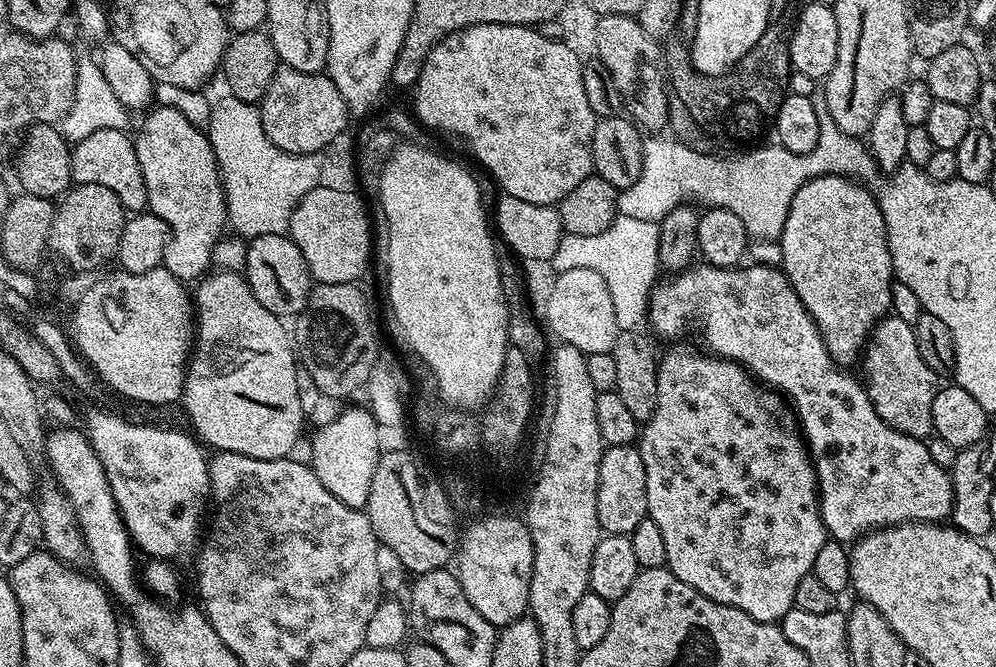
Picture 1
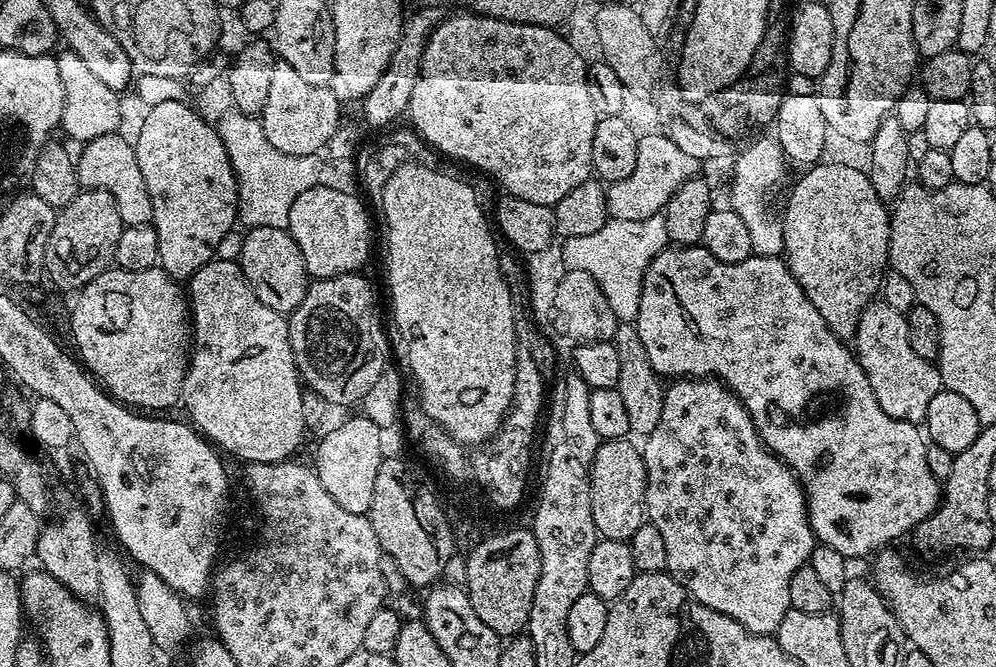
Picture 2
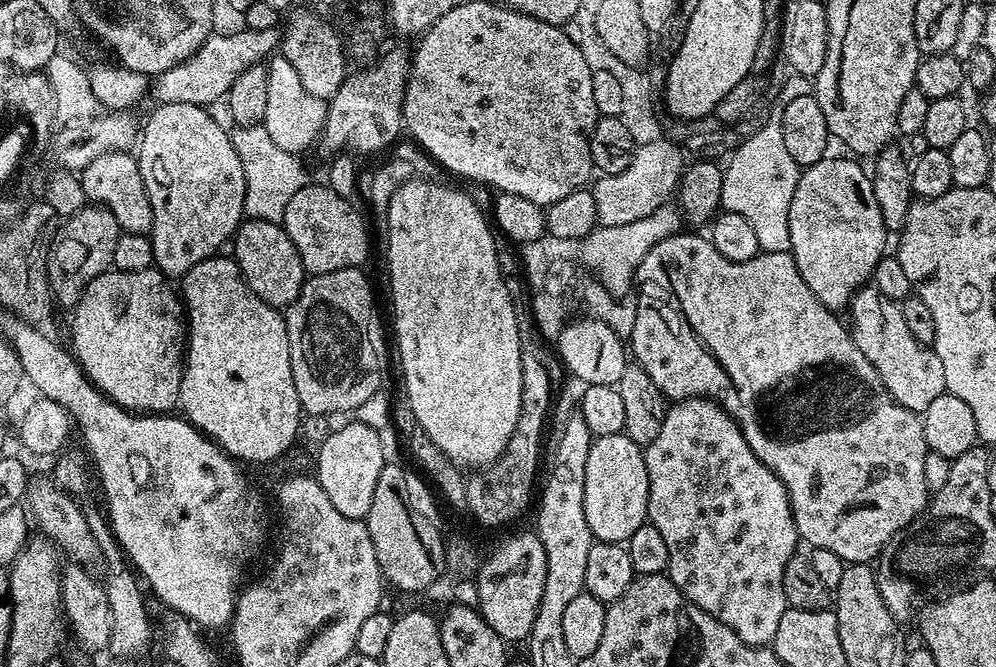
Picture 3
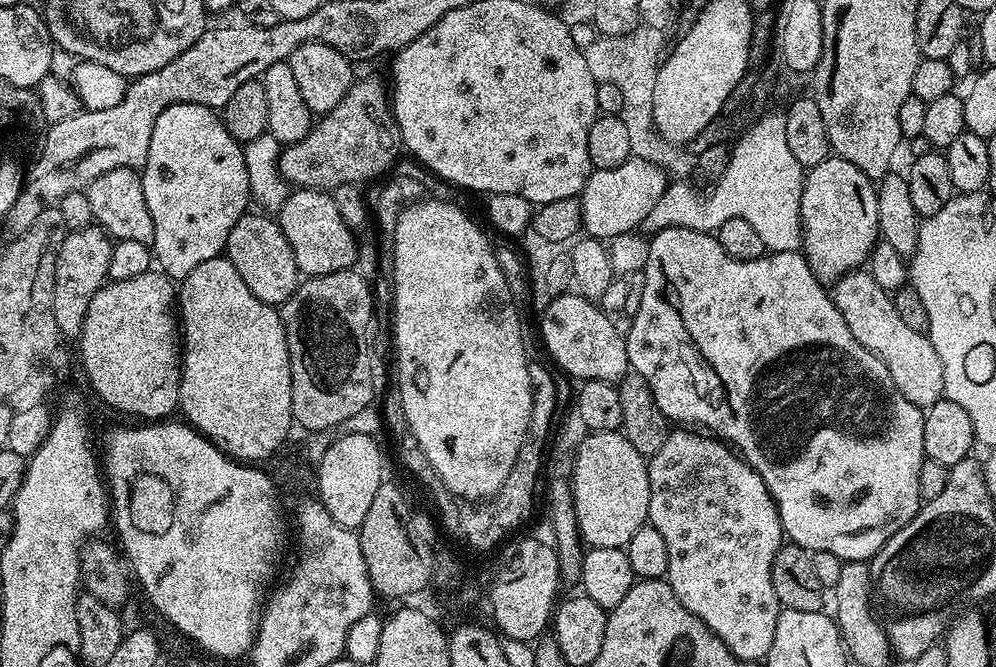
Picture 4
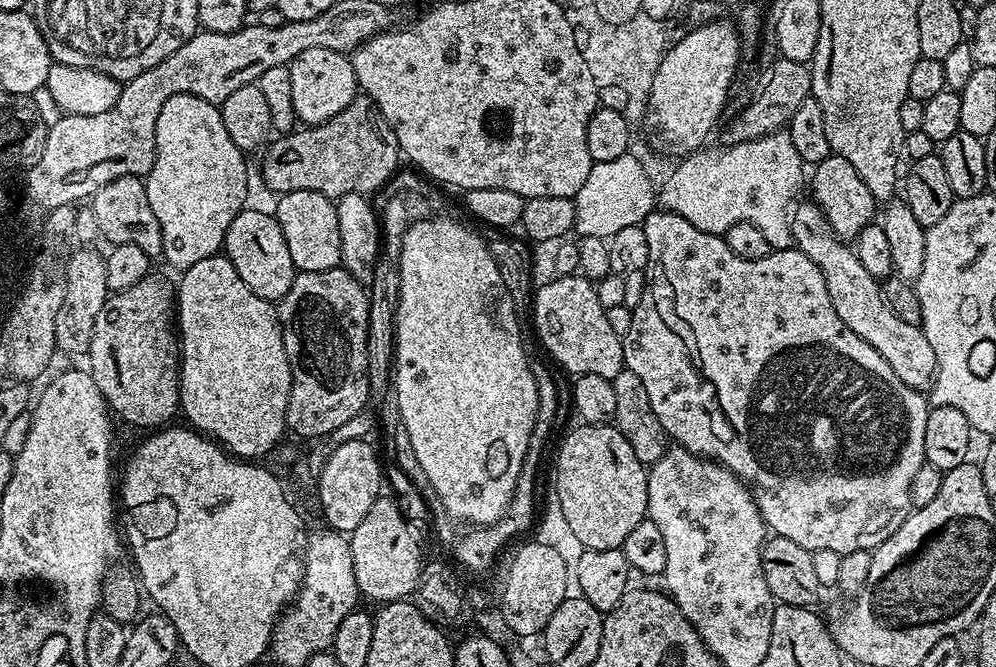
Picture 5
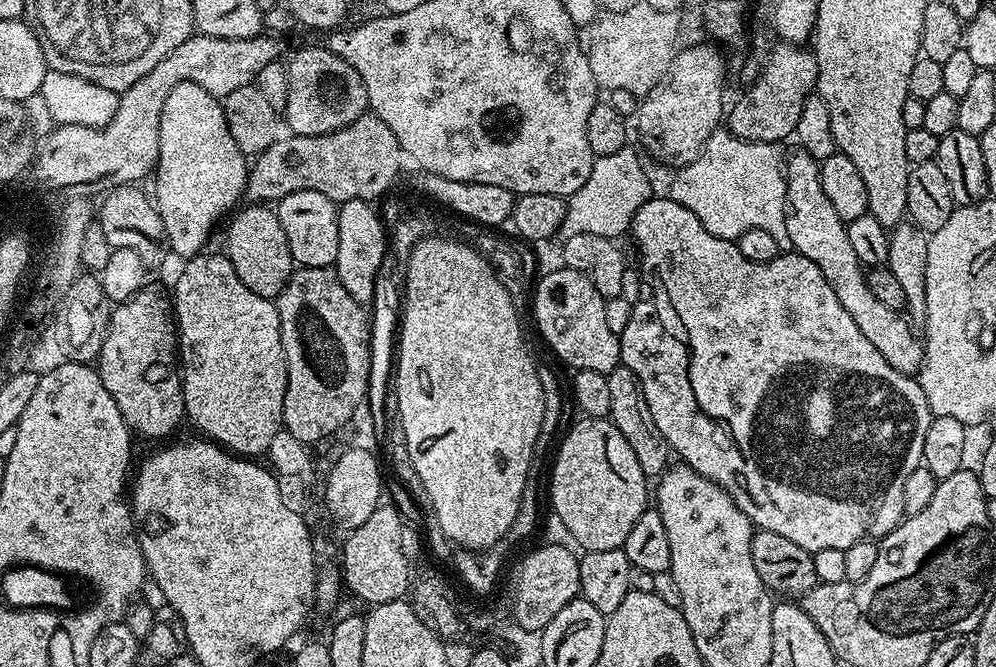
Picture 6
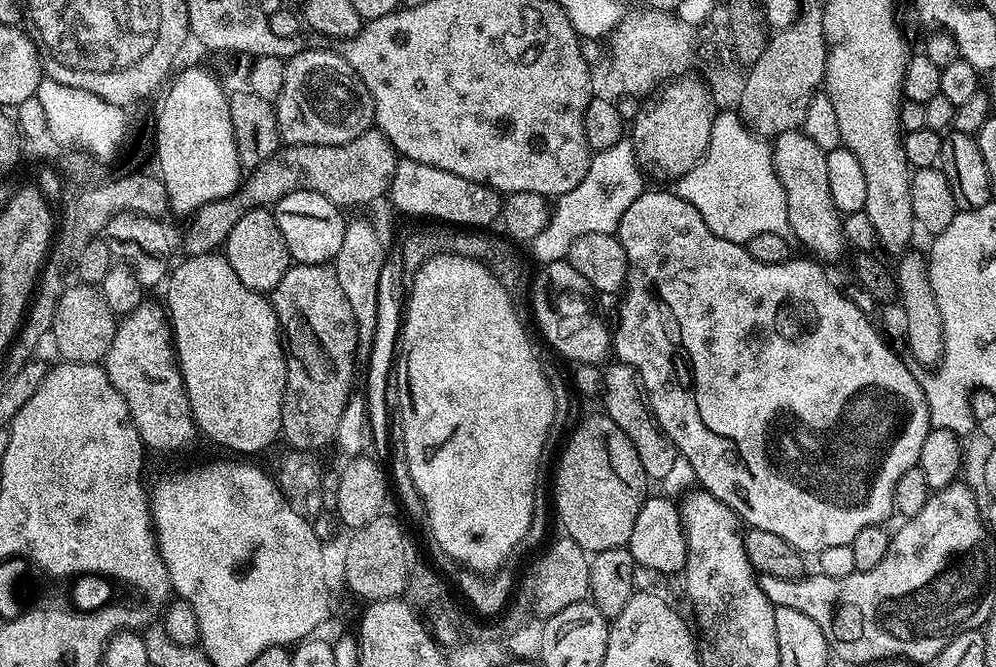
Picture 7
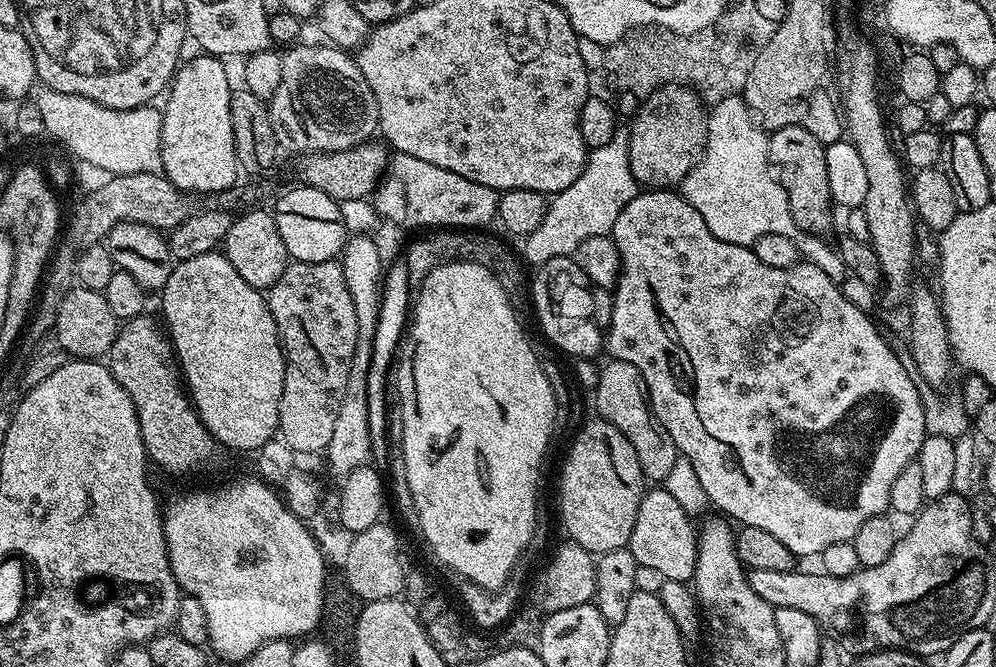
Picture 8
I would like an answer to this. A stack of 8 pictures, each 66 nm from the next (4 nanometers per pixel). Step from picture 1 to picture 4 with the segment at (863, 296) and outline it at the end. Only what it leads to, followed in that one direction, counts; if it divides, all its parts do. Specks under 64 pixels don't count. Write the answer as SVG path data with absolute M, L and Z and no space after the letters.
M835 154L809 169L800 199L800 231L804 257L817 280L835 282L848 272L857 271L867 261L880 236L877 194L873 181L862 174L862 170L858 170L853 163Z

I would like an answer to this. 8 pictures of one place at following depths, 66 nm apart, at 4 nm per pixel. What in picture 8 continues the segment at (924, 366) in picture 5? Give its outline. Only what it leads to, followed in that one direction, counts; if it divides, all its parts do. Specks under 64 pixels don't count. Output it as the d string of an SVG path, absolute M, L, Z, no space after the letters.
M803 123L773 131L768 138L768 162L772 166L772 171L776 173L776 180L782 186L782 190L786 190L790 214L794 214L797 229L816 238L823 237L823 232L828 232L832 228L834 201L830 192L829 175L826 172L826 152L826 145L818 142L818 138L814 138L814 134L810 134L810 130L806 130Z

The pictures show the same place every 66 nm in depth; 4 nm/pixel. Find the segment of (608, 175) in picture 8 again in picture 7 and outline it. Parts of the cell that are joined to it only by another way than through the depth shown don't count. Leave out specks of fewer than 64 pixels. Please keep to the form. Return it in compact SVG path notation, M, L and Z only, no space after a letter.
M631 139L619 140L617 144L610 146L610 150L595 153L588 161L586 178L582 178L582 182L578 182L574 190L555 201L546 230L542 230L538 238L531 240L530 248L537 265L543 266L565 259L574 240L580 235L615 233L630 202L634 202L634 198L645 191L644 180L646 181L646 176L642 171L641 161L636 159L636 149L633 148Z

